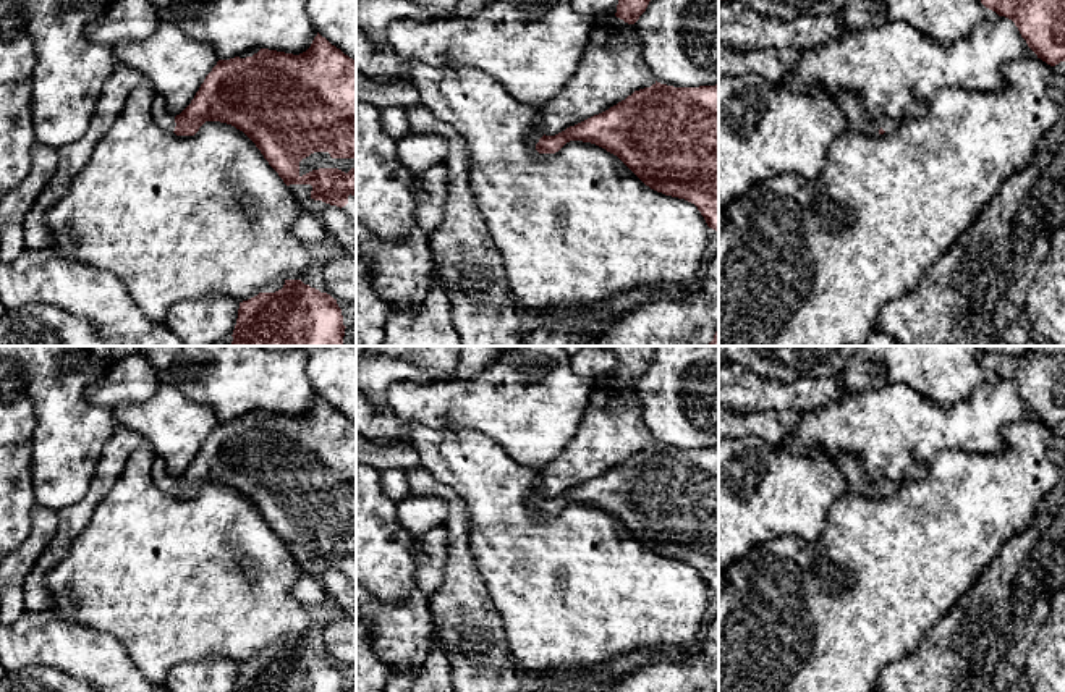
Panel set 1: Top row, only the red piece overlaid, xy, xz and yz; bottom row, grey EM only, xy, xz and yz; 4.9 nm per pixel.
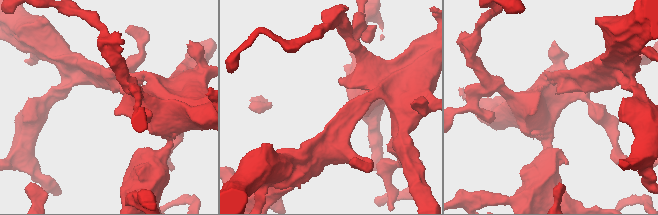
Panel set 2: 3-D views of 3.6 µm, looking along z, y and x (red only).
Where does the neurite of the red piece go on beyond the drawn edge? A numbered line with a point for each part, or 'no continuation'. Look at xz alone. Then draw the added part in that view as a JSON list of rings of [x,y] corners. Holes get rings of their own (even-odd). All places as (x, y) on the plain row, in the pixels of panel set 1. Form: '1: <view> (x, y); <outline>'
1: xz (538, 493); [[[536,488],[529,496],[529,509],[536,513],[536,506],[544,498],[542,488]]]

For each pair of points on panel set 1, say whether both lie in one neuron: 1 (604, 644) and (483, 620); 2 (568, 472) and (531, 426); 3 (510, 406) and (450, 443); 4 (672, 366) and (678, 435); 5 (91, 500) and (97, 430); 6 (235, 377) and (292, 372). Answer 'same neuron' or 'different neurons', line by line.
1: different neurons
2: different neurons
3: different neurons
4: same neuron
5: different neurons
6: same neuron

